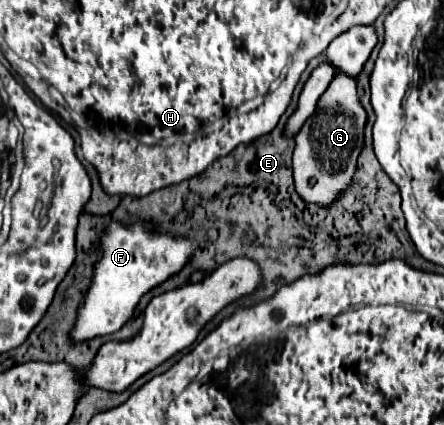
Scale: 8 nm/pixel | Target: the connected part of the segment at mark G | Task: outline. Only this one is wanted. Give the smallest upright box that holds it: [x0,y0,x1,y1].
[292,74,366,208]

